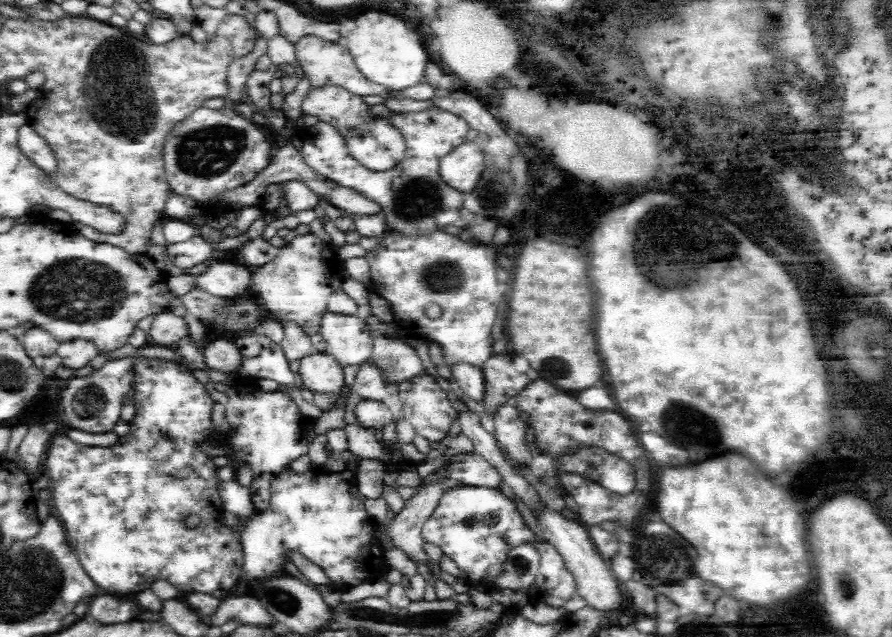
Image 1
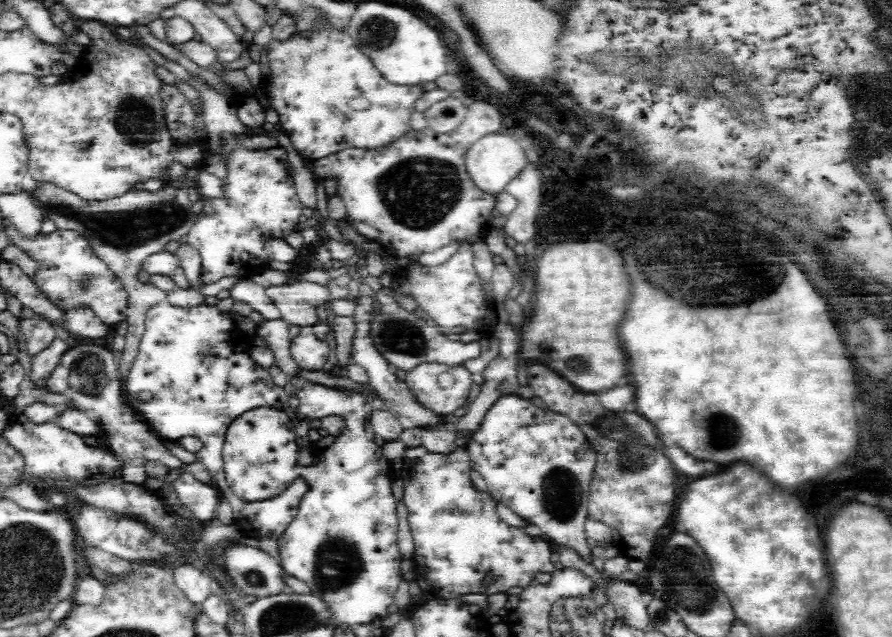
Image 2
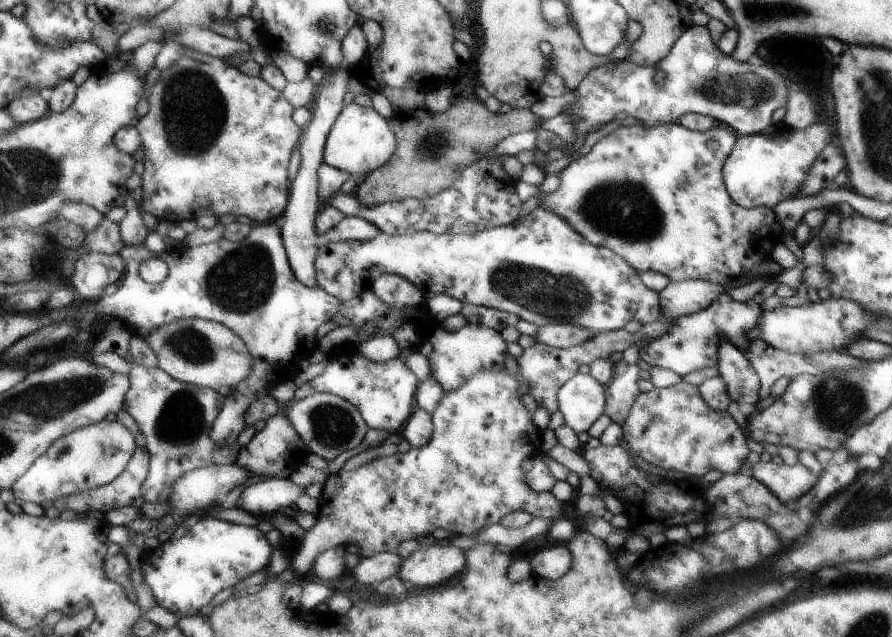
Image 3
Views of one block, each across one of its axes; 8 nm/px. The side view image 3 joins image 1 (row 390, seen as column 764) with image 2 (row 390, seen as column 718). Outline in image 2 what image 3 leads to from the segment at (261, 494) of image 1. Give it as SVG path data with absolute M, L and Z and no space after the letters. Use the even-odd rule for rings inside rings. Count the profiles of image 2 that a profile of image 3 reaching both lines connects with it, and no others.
M162 300L146 312L146 332L140 342L140 352L132 362L132 370L124 382L126 402L144 414L144 422L164 442L178 442L180 438L198 438L204 448L196 454L198 460L208 468L216 482L216 488L232 504L234 524L244 530L250 538L272 538L278 540L298 516L300 500L308 492L308 484L296 478L290 488L266 502L244 502L238 498L226 482L224 470L224 440L228 426L254 408L276 408L286 412L296 426L298 448L314 446L308 438L310 424L298 418L294 398L286 394L282 386L276 386L272 374L258 366L250 358L250 350L256 346L258 336L242 332L228 312L220 312L214 302L206 302L194 308L174 308L168 300ZM140 392L150 392L150 402L140 402Z

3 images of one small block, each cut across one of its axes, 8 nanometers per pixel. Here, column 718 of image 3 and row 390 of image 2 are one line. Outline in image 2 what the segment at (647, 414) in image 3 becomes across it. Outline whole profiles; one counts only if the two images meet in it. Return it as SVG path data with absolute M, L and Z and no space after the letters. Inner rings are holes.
M420 362L412 370L406 372L406 386L412 390L416 400L436 412L438 416L454 414L458 408L464 408L470 396L472 374L466 370L466 366L448 366L442 362ZM442 372L450 372L454 378L452 388L440 388L438 376Z

